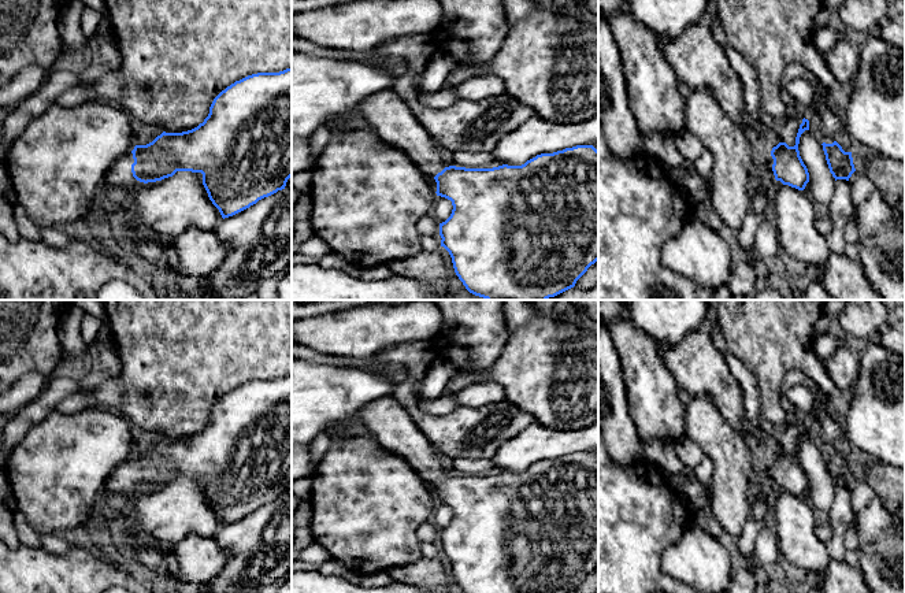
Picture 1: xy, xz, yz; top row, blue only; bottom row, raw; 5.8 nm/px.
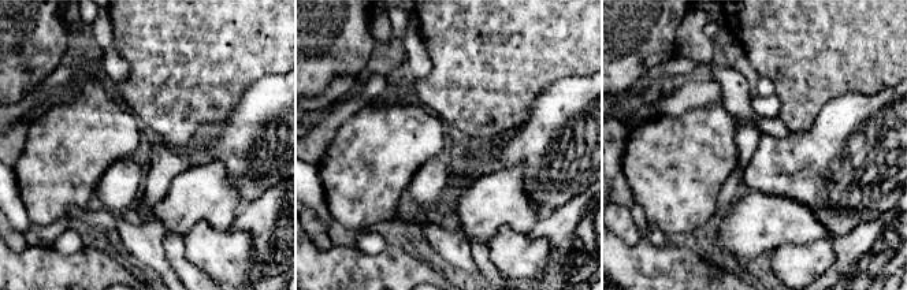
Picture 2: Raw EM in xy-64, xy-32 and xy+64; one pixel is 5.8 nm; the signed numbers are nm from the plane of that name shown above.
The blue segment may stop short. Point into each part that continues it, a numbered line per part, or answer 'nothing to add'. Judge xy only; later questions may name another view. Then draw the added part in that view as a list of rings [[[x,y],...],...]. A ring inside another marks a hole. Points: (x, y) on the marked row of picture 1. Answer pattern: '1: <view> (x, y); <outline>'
1: xy (119, 175); [[[127,152],[120,156],[105,174],[101,188],[111,194],[116,189],[125,189],[136,178],[131,173],[131,164],[134,163],[133,153]]]

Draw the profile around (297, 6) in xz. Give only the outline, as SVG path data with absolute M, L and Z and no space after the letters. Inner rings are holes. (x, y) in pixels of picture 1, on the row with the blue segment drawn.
M292 0L292 16L307 12L326 8L329 5L349 4L353 0Z

